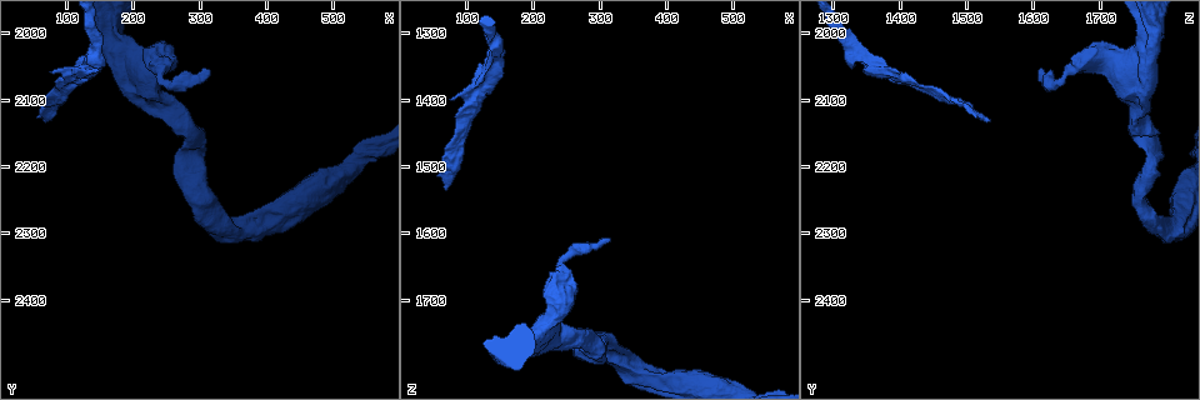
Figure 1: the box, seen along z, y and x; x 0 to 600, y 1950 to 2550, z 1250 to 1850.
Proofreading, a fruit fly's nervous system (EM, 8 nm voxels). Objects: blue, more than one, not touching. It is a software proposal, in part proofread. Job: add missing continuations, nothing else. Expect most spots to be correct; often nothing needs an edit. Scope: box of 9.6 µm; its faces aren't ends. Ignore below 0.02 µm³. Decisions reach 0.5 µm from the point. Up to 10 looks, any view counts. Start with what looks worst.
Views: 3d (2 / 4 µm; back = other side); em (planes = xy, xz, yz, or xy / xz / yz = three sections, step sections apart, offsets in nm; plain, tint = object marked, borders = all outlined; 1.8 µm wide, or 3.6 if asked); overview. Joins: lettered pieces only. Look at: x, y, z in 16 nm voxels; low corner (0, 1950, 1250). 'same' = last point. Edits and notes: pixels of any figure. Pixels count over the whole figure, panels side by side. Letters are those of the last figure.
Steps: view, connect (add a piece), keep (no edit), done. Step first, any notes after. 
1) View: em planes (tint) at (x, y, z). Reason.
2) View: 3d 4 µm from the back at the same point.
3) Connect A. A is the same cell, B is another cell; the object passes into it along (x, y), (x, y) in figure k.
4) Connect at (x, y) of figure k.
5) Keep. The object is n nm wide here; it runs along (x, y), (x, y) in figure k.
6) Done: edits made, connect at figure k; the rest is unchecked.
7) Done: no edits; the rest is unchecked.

View: em 3.6 µm planes (borders) at (65, 2130, 1535). End of a long branch.

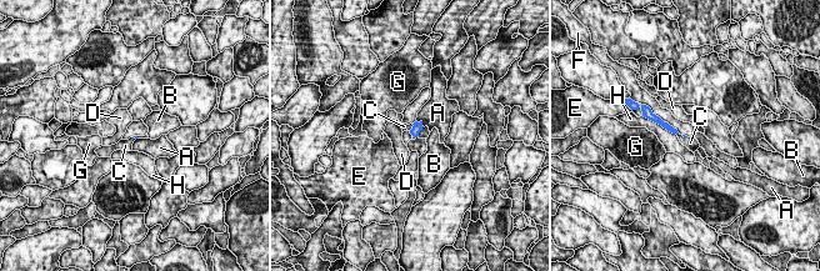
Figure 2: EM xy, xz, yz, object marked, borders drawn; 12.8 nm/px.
Connect C. C is the same cell, A, B, D, E, F, G and H are other cells; the object passes into it along (418, 126), (413, 128), (404, 126) in figure 2; the cell continues.

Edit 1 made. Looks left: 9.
View: overview.

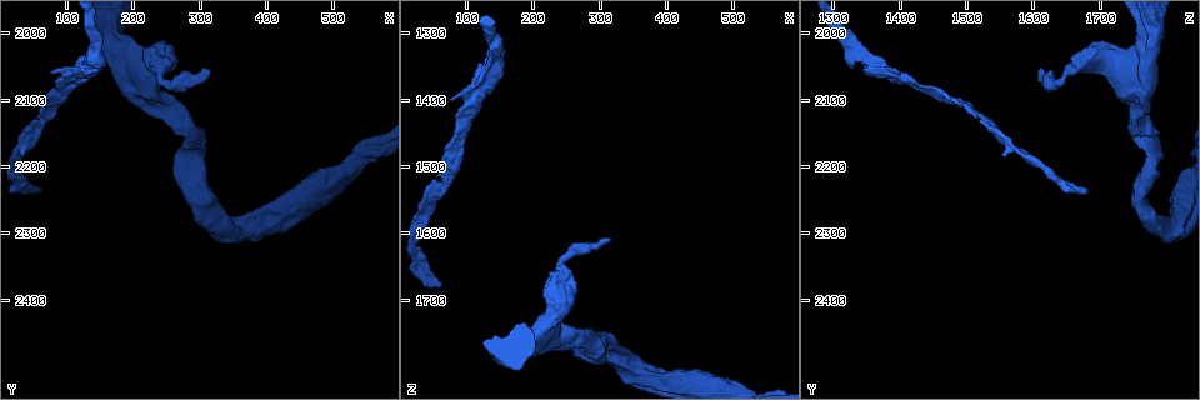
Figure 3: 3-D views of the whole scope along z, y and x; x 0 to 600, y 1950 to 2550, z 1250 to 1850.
View: 3d 2 µm at (310, 2055, 1605). An open end.

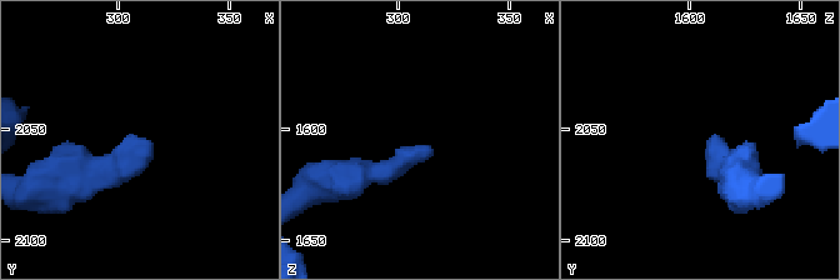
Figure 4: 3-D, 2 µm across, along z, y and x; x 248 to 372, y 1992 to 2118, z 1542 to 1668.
View: em planes (borders) at (313, 2057, 1609). Need the tissue.

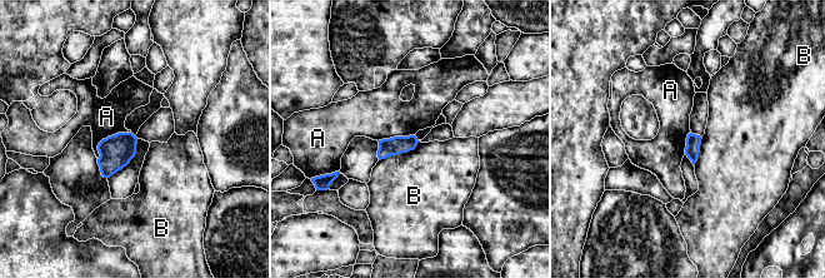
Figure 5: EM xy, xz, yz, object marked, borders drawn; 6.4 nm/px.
Keep. The object is 100 nm wide here; the longest contact is with B, 300 nm; A and B are other cells; none of them fits.

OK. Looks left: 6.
View: 3d 2 µm at (120, 2065, 1390). Sudden change in width.

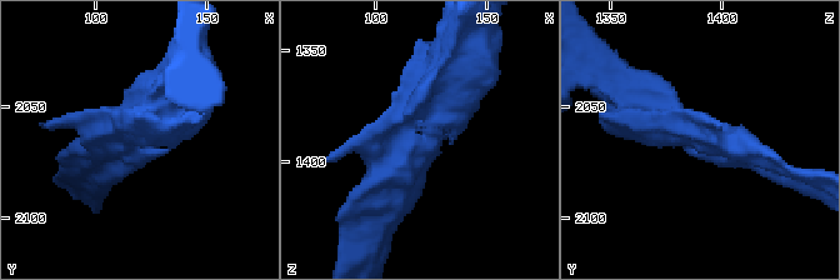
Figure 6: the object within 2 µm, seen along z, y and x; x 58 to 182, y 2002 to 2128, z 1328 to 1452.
View: em planes (tint) at (118, 2065, 1393). Shape alone is not enough.

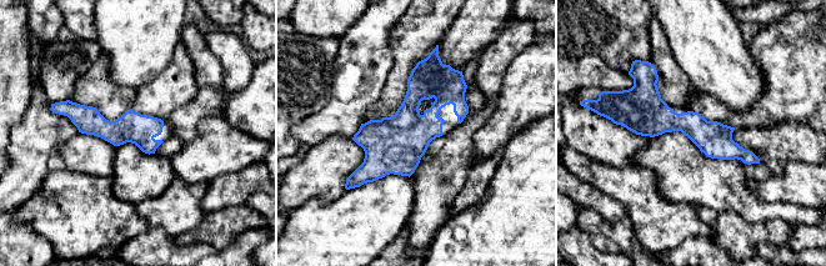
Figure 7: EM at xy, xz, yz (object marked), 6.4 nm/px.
View: em planes (borders) at the same point. What lies round it.

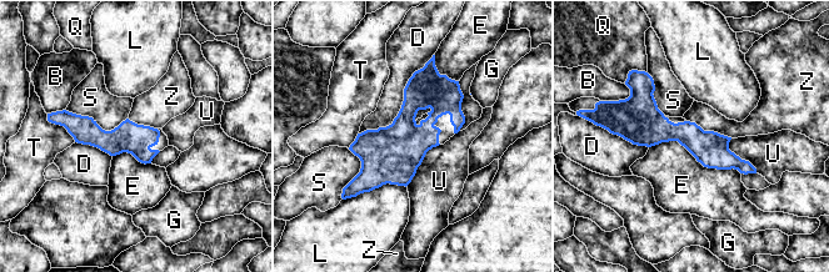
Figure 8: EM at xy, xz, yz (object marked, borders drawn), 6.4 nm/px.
Keep. B, D, E, G, L, Q, S, T, U and Z are other cells; no lettered piece goes on from it.

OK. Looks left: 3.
View: em planes (plain) at (310, 2180, 1800). Branch stops here.

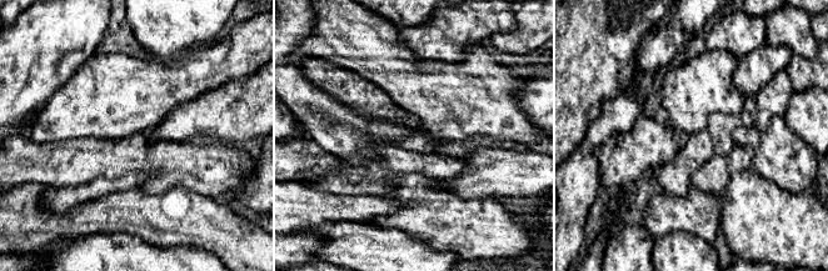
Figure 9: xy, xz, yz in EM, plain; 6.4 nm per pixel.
View: em planes (borders) at the same point.

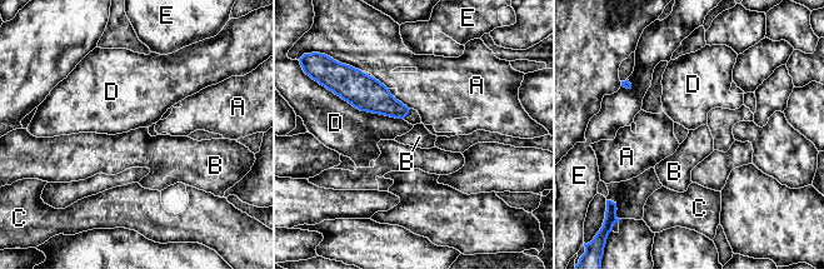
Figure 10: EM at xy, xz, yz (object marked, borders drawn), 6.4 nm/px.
Keep. The longest contact is with D, 460 nm; A, B, C, D and E are other cells; a border runs along (335, 94), (360, 110), (403, 119) in figure 10; none of them fits.

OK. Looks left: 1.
Done: edits made, connect at figure 2; the rest is unchecked.

